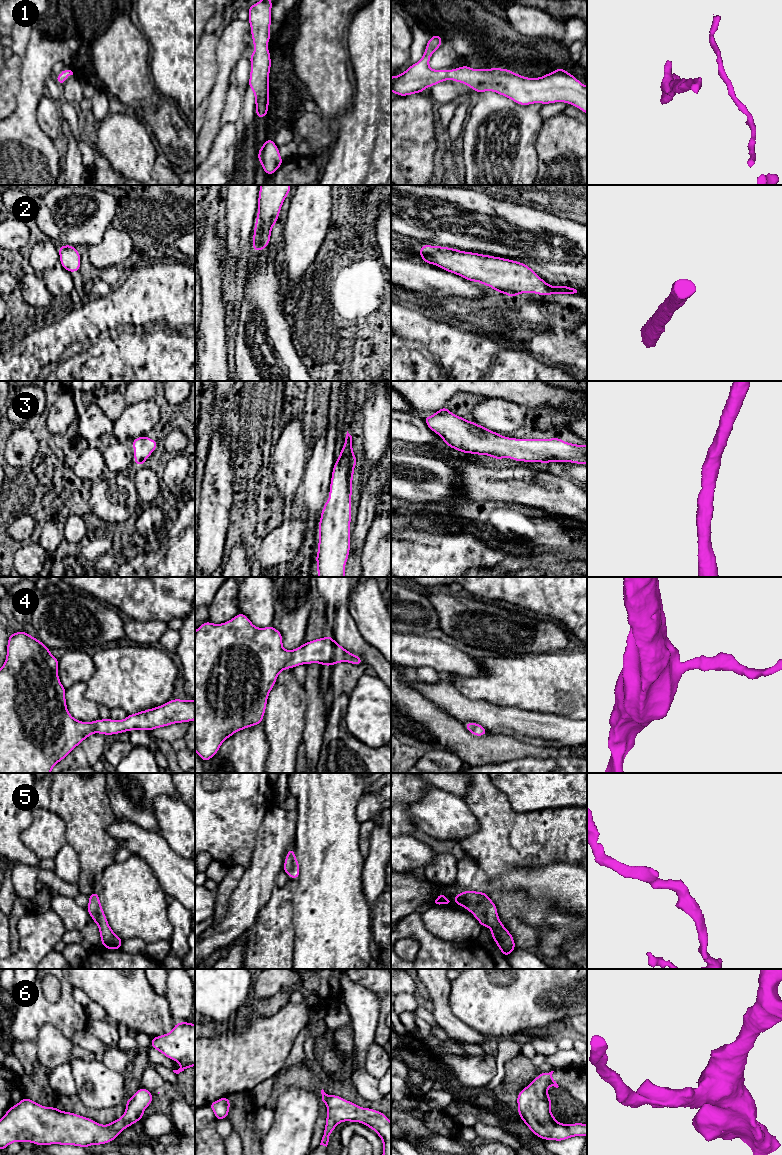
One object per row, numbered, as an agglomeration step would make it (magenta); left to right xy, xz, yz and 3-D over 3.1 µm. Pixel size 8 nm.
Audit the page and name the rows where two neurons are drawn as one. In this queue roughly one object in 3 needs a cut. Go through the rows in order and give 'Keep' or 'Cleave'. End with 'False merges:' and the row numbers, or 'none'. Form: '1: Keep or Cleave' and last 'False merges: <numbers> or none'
1: Keep
2: Keep
3: Keep
4: Keep
5: Keep
6: Keep
False merges: none

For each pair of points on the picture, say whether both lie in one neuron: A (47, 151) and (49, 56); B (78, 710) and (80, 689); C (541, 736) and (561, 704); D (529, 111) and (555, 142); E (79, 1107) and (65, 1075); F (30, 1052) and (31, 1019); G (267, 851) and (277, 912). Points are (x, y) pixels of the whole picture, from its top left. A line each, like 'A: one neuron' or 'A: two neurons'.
A: one neuron
B: one neuron
C: two neurons
D: two neurons
E: two neurons
F: two neurons
G: two neurons

